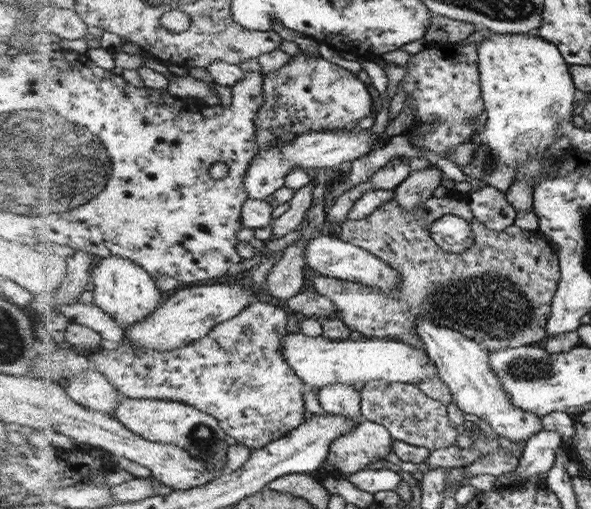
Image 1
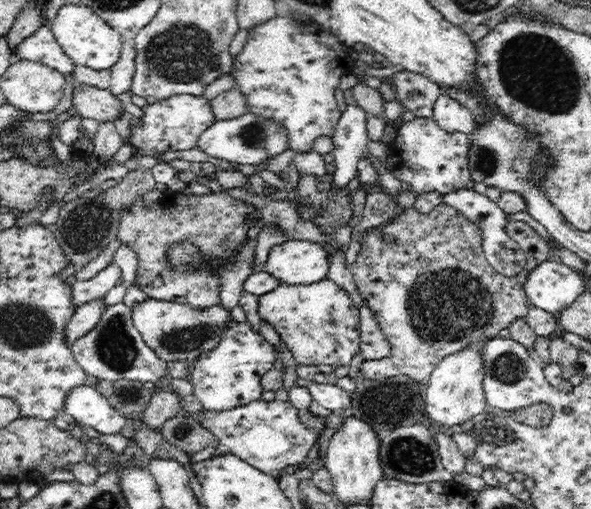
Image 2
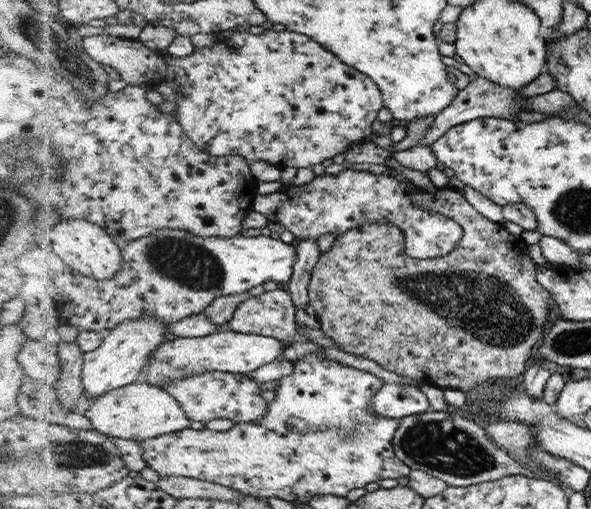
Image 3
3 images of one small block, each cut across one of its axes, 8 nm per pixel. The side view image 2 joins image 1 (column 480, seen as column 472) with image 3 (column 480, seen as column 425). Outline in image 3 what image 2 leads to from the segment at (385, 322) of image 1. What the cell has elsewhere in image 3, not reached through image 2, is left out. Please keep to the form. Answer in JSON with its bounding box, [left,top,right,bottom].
[308,188,552,392]

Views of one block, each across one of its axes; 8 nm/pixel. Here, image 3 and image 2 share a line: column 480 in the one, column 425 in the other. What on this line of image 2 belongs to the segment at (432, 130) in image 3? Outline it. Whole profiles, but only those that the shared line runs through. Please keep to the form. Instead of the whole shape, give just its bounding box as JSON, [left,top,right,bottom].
[391,71,443,118]

